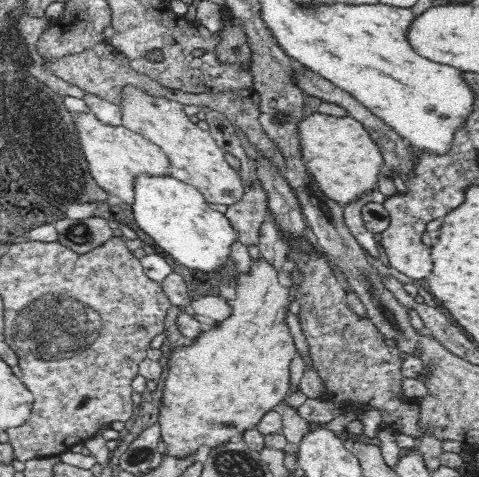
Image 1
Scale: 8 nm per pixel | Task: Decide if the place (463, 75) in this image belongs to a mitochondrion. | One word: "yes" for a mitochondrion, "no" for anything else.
no

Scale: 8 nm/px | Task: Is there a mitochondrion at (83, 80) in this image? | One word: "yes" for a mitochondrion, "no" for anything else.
no

